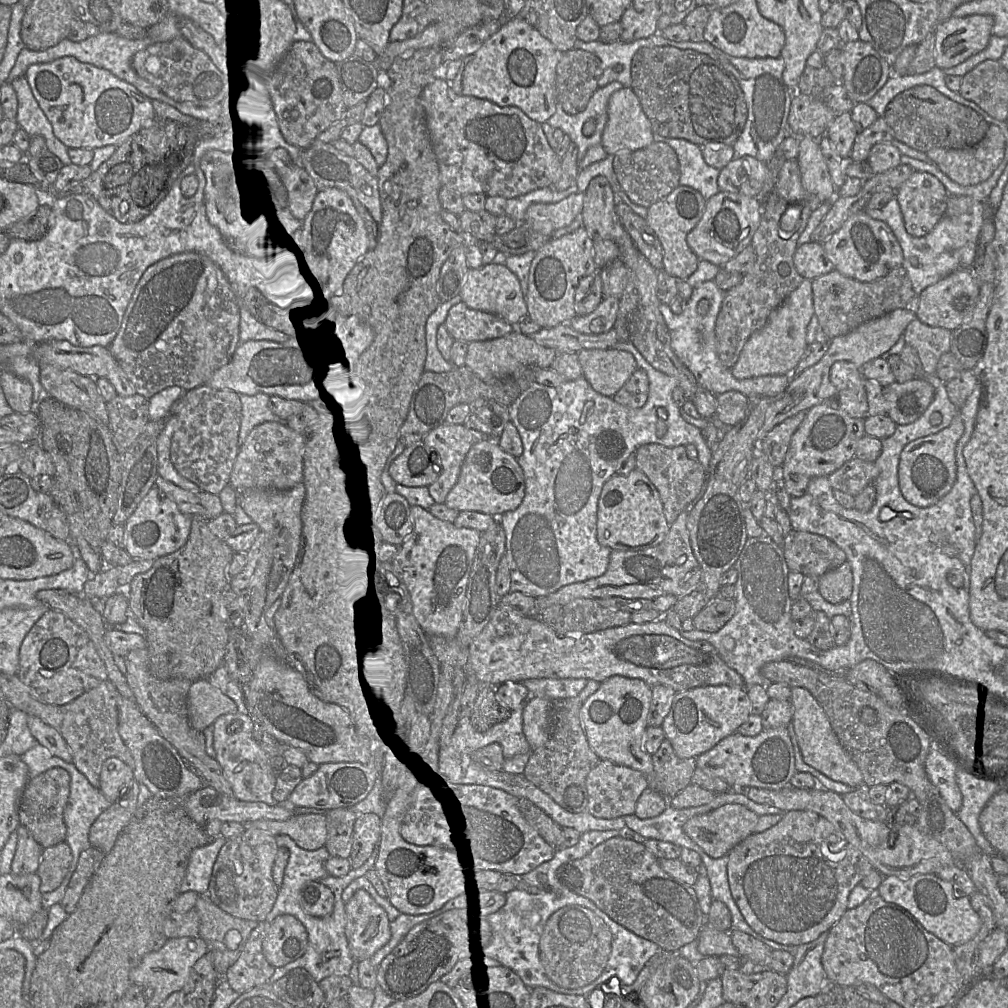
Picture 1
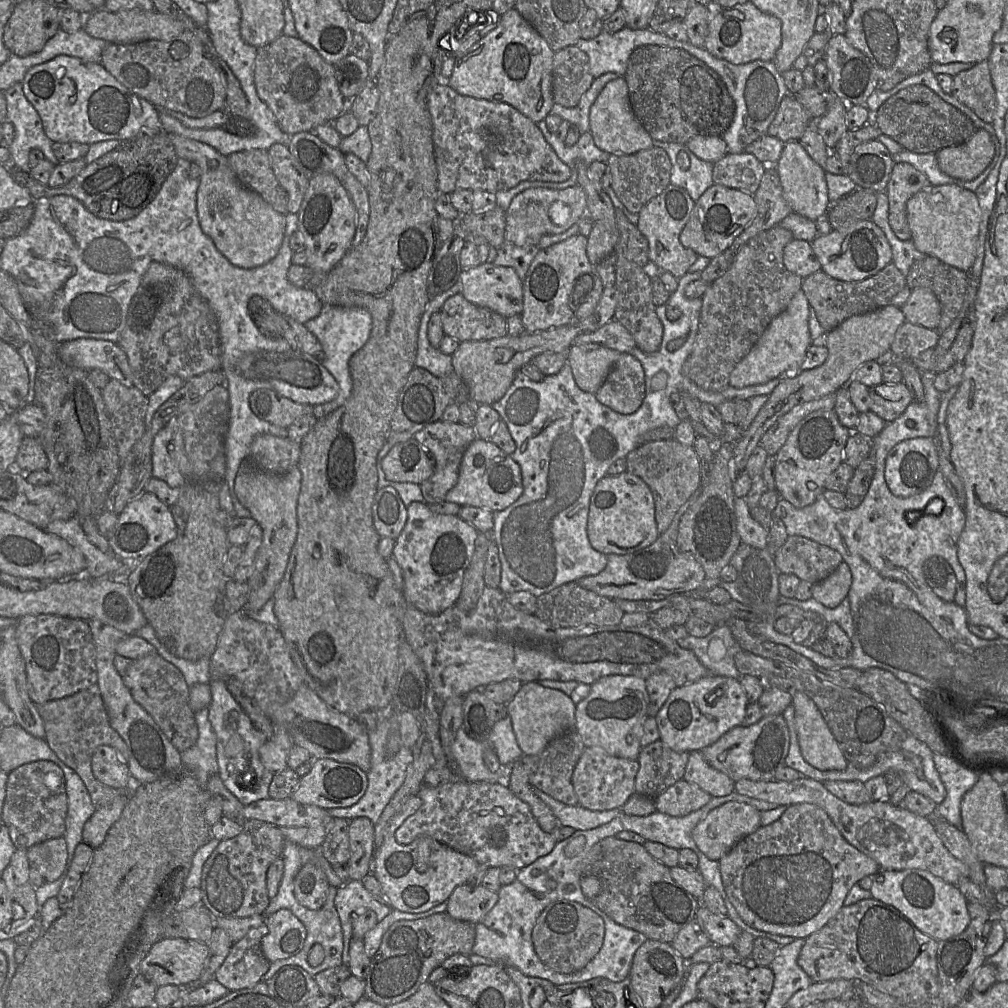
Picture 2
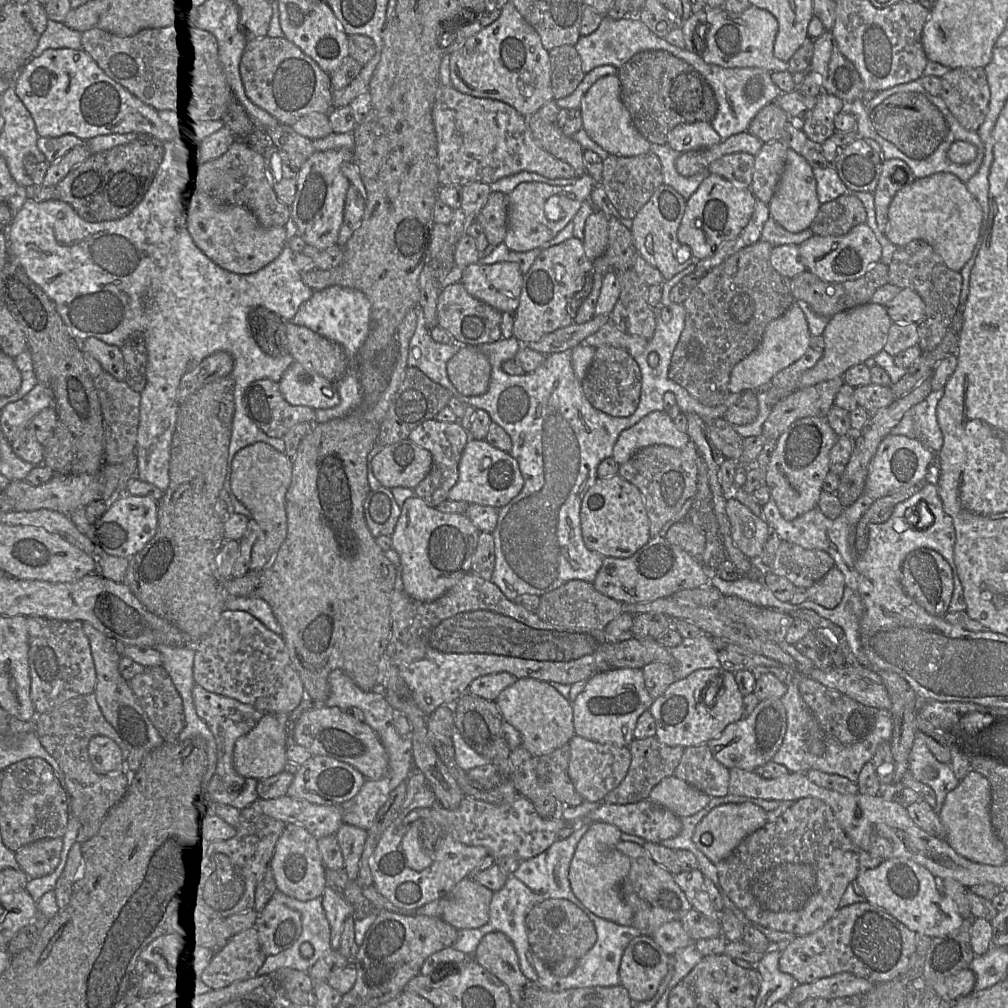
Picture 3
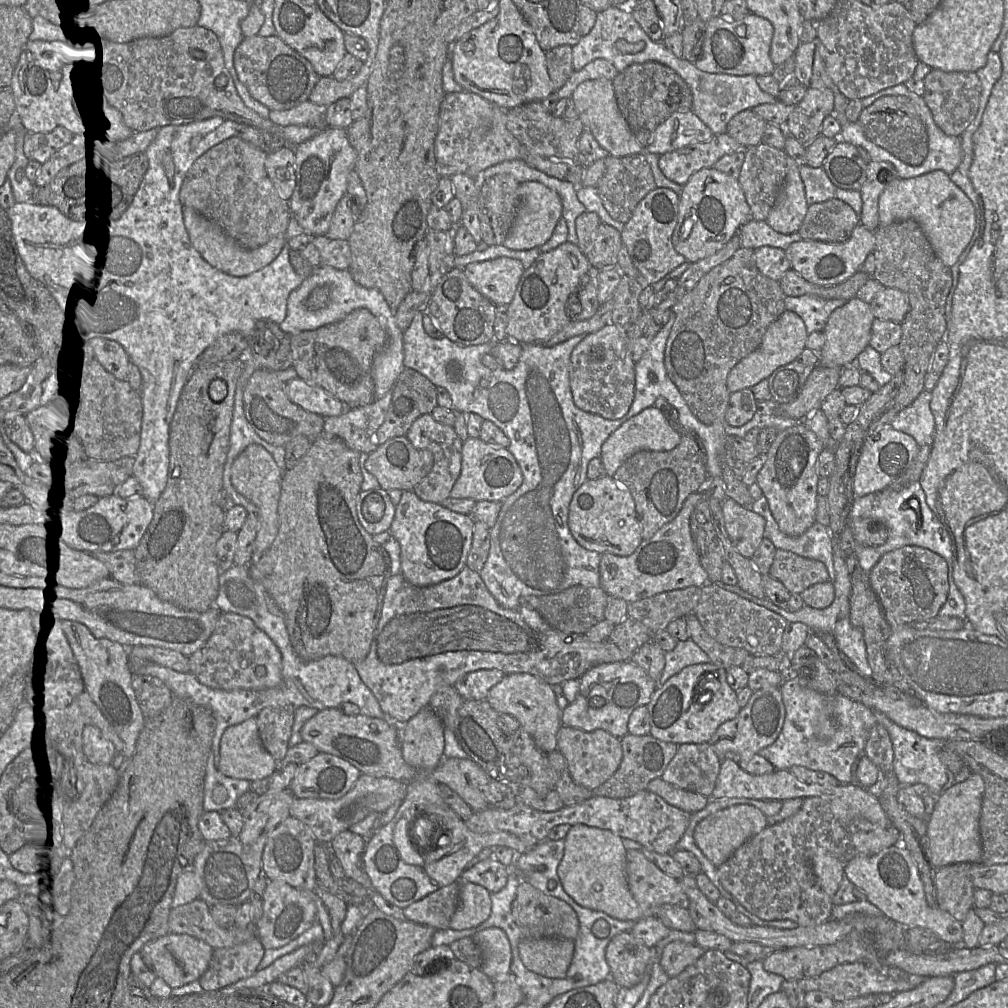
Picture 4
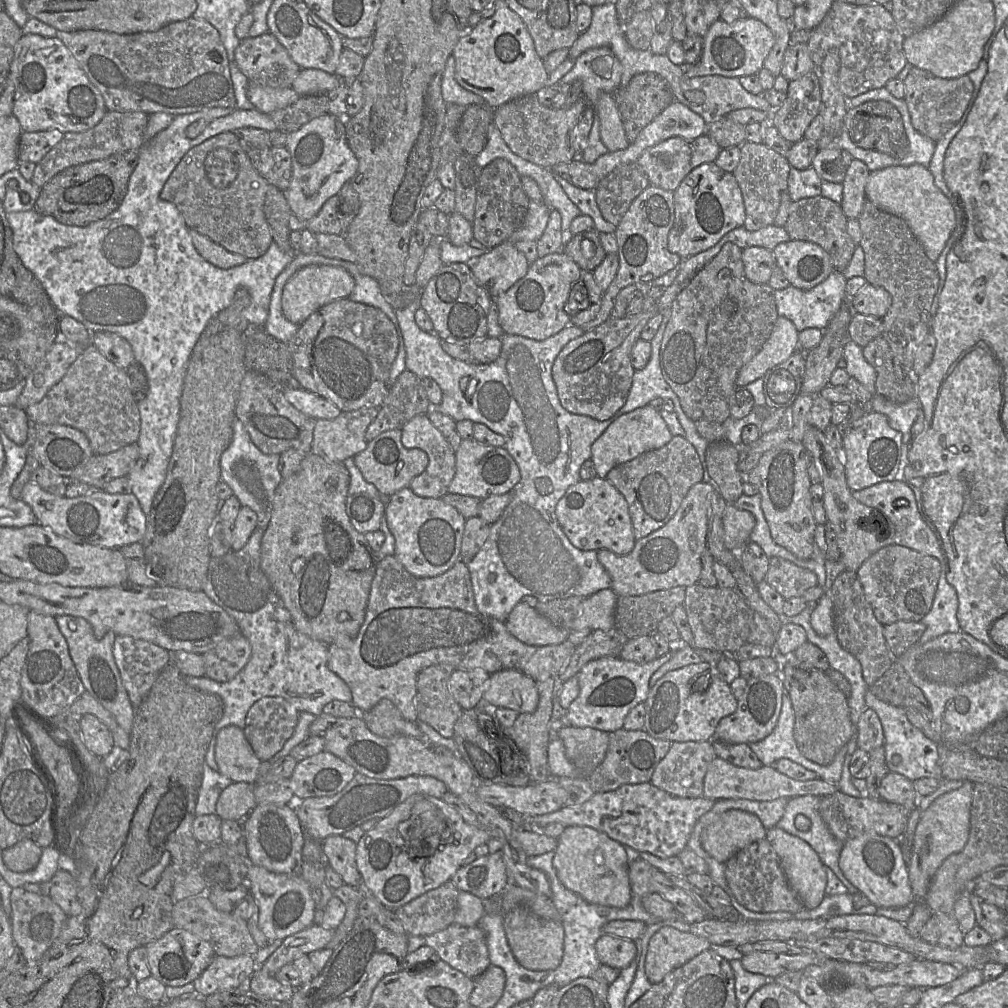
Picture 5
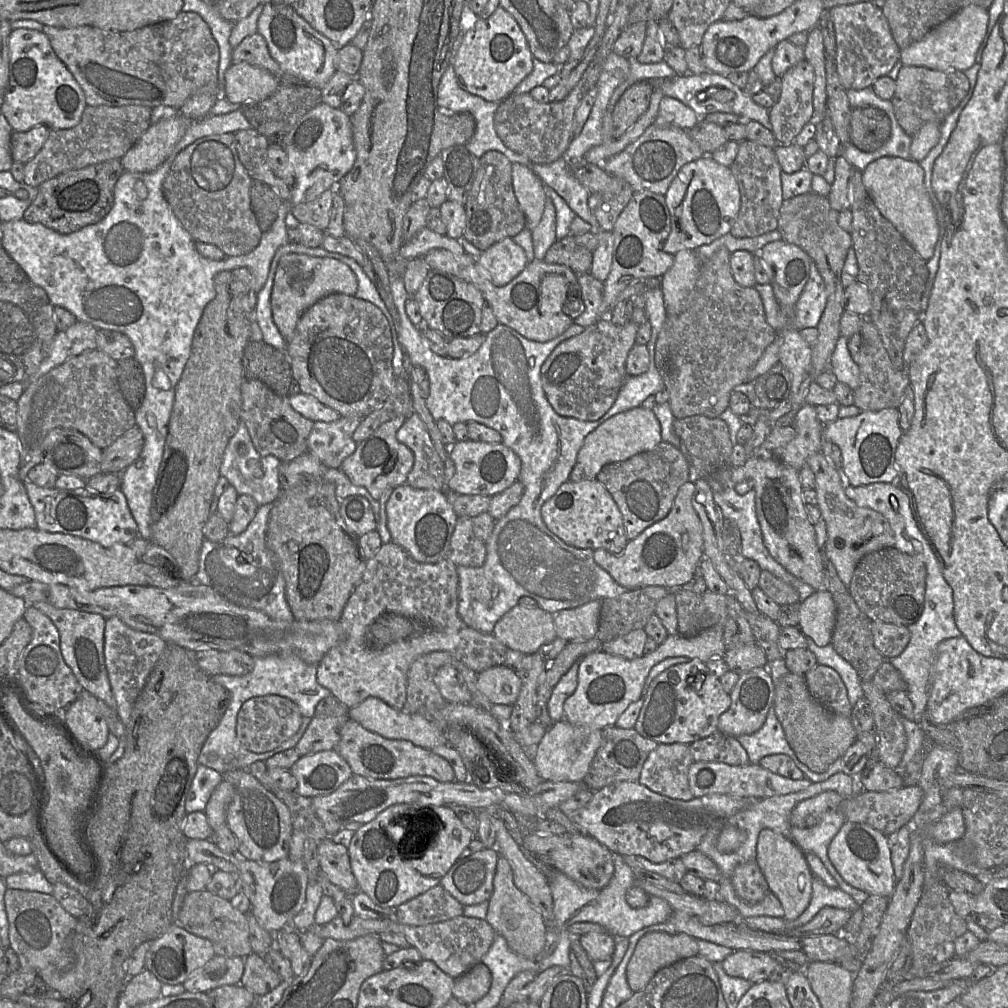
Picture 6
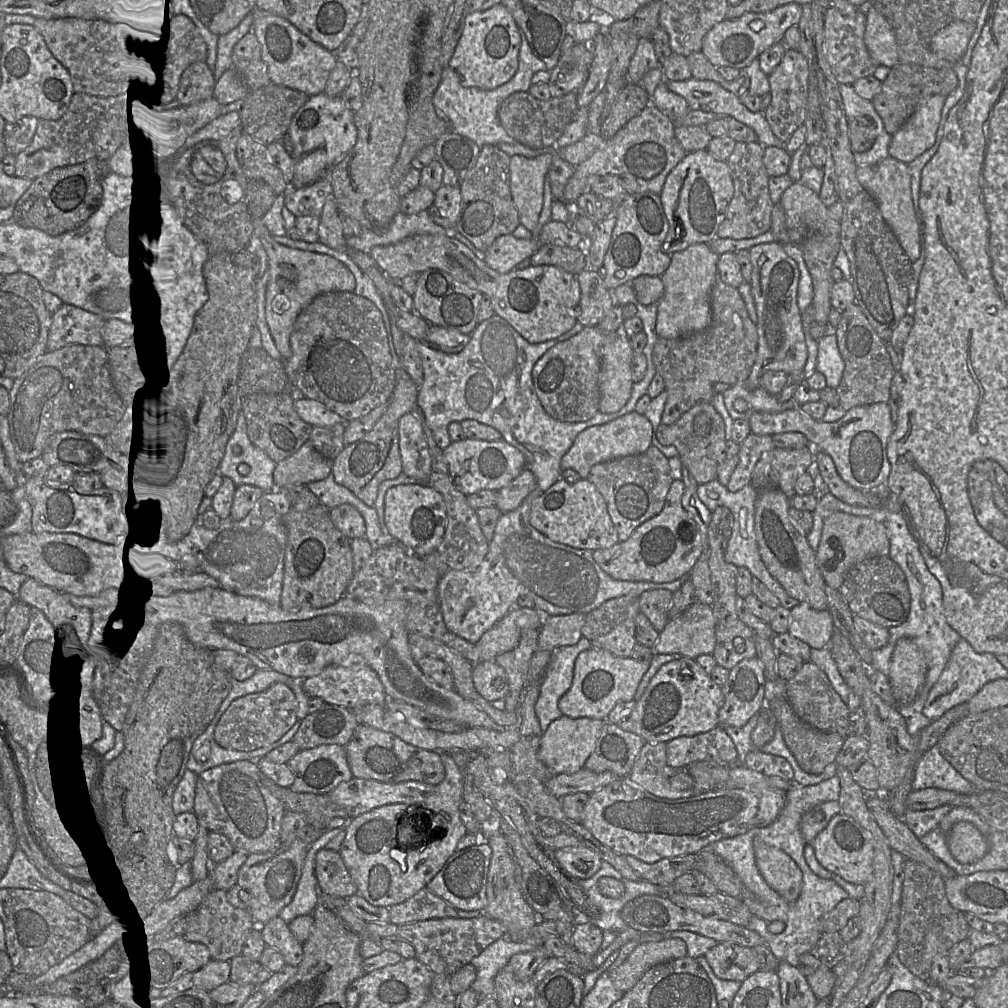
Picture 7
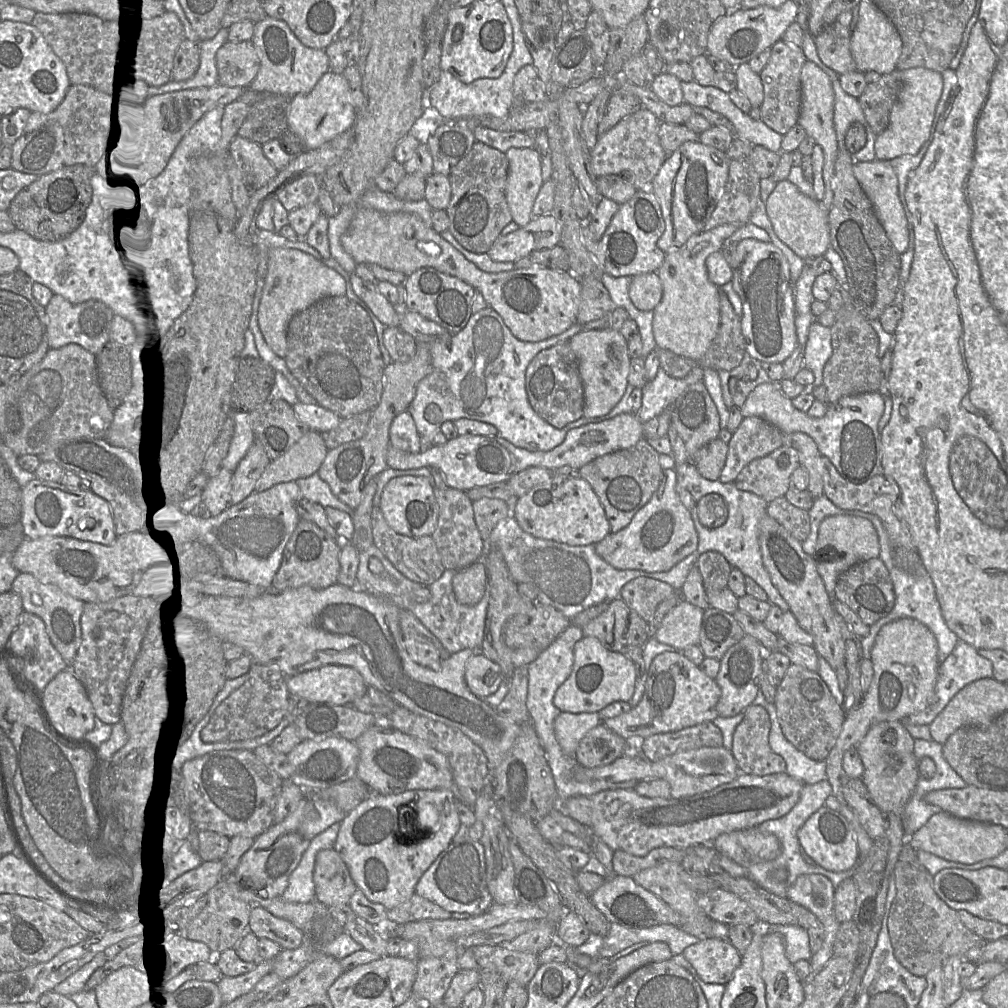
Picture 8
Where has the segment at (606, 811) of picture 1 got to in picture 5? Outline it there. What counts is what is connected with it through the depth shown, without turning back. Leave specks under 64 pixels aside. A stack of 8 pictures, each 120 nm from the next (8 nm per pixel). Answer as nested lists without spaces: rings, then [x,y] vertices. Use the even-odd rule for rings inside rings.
[[[566,726],[556,730],[554,736],[561,739],[566,757],[584,778],[602,763],[609,746],[609,733],[590,727]]]

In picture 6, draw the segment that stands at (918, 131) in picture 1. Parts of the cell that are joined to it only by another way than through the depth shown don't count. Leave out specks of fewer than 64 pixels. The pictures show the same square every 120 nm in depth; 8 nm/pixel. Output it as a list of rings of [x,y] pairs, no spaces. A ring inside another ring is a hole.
[[[873,106],[853,108],[850,142],[863,152],[880,149],[891,136],[891,122],[885,112]]]

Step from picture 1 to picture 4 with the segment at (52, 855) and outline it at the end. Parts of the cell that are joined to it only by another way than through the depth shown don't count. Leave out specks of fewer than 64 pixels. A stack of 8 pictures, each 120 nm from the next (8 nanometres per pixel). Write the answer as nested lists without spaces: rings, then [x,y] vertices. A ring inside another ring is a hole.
[[[46,841],[27,843],[8,855],[12,867],[23,873],[36,873],[50,862],[55,845]]]

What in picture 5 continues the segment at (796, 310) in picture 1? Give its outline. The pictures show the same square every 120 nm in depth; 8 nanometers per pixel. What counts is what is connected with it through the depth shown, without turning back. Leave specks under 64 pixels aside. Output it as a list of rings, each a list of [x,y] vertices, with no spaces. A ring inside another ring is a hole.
[[[779,316],[761,350],[739,370],[736,386],[744,387],[763,378],[768,370],[786,361],[798,351],[798,335],[799,332],[793,322]]]

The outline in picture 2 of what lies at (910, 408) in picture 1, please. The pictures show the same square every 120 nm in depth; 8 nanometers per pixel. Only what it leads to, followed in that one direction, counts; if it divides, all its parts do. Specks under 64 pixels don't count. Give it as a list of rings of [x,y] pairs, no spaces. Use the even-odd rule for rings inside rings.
[[[903,383],[885,384],[869,388],[869,409],[886,423],[897,419],[914,401],[913,395]]]

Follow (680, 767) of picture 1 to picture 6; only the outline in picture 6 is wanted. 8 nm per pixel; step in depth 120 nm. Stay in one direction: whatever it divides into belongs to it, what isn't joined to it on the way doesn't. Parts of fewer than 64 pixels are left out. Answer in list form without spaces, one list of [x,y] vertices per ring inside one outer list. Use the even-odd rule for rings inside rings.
[[[610,726],[601,731],[601,744],[583,780],[584,784],[595,792],[617,782],[638,781],[644,762],[659,744],[641,736],[634,728]]]

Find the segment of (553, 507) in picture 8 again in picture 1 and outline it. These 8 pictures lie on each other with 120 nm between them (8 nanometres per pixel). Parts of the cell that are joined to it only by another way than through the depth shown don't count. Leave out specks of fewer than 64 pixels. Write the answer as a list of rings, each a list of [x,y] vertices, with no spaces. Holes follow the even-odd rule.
[[[634,469],[628,475],[614,474],[604,483],[598,498],[596,523],[596,537],[602,546],[612,551],[643,551],[660,544],[669,529],[659,492],[642,471]]]

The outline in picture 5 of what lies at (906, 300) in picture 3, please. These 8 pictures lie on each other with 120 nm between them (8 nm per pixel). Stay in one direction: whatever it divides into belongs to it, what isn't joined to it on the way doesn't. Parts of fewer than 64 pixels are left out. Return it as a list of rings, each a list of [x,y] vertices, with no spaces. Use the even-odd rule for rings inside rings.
[[[867,283],[848,299],[848,303],[855,313],[882,319],[891,306],[892,298],[885,289]]]

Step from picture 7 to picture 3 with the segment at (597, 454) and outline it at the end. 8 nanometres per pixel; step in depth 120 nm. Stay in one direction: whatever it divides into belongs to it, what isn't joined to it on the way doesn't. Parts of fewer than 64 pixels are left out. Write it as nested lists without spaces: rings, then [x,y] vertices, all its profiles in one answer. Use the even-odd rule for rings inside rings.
[[[653,411],[620,433],[612,458],[621,465],[645,447],[667,445],[681,448],[689,441],[687,433],[677,429],[666,411]]]

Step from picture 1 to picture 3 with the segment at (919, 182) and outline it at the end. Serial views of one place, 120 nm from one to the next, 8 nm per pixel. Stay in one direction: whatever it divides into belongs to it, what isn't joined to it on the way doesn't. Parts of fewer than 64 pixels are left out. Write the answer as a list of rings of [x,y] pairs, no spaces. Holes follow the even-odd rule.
[[[889,159],[882,164],[878,185],[873,192],[876,220],[879,230],[886,232],[889,221],[889,206],[898,191],[912,184],[917,177],[902,160]]]

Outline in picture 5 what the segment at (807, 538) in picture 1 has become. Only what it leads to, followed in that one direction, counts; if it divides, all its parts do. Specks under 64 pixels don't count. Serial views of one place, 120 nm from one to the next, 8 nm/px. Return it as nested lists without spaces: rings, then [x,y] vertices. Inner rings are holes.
[[[772,557],[765,580],[783,598],[802,597],[810,588],[817,586],[817,575],[780,557]]]

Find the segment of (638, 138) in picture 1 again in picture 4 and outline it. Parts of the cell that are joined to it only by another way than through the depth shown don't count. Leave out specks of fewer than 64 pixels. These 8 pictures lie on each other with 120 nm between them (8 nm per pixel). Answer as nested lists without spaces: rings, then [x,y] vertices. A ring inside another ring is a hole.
[[[596,79],[585,81],[575,89],[571,99],[586,131],[590,132],[610,155],[622,157],[644,152],[644,146],[636,139],[618,107],[611,80]]]

